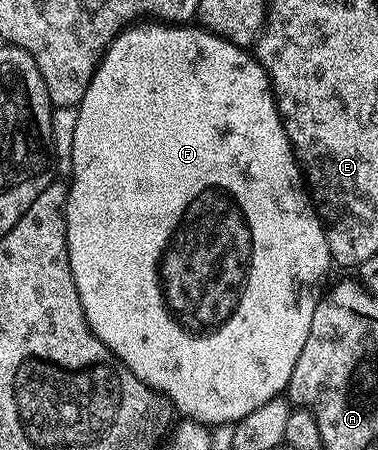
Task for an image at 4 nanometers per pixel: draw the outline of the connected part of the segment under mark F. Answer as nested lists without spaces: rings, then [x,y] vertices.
[[[134,23],[134,24],[131,24],[131,25],[130,25],[130,26],[129,26],[129,27],[127,27],[127,28],[125,28],[125,29],[123,29],[123,30],[122,30],[122,32],[120,32],[120,33],[118,33],[118,34],[117,34],[117,35],[116,35],[116,37],[115,37],[115,39],[114,39],[114,41],[113,41],[113,43],[111,43],[111,44],[110,44],[110,46],[108,46],[108,48],[106,48],[106,54],[105,54],[105,55],[103,55],[103,57],[102,57],[102,61],[101,61],[101,62],[100,62],[100,63],[99,63],[99,64],[98,64],[98,66],[96,66],[96,68],[95,68],[95,69],[94,69],[94,74],[93,74],[93,75],[92,75],[92,79],[91,79],[91,80],[90,80],[90,82],[89,82],[89,83],[88,83],[88,87],[87,87],[87,88],[86,88],[86,90],[85,90],[85,91],[84,91],[84,99],[83,99],[83,100],[82,100],[82,102],[80,102],[80,103],[79,103],[79,104],[78,104],[78,105],[77,105],[77,106],[76,106],[76,108],[77,108],[77,110],[78,110],[78,118],[77,118],[77,119],[76,119],[76,136],[74,136],[74,137],[73,137],[73,139],[72,139],[72,167],[71,167],[71,168],[70,168],[70,172],[69,172],[69,177],[68,177],[68,192],[67,192],[67,195],[66,195],[66,238],[67,238],[67,239],[68,239],[68,255],[69,255],[69,256],[70,256],[70,266],[71,266],[71,267],[72,267],[72,275],[73,275],[73,276],[74,276],[74,282],[75,282],[75,283],[76,283],[76,291],[77,291],[77,292],[78,292],[78,294],[79,294],[79,295],[80,295],[80,303],[81,303],[81,304],[82,304],[82,307],[83,307],[83,309],[84,309],[84,315],[85,315],[85,316],[86,316],[86,322],[87,322],[87,323],[88,323],[88,327],[92,327],[92,331],[93,331],[93,332],[94,332],[94,334],[96,334],[96,335],[97,335],[97,336],[98,336],[98,337],[99,337],[99,339],[101,339],[101,341],[103,341],[103,342],[104,342],[104,343],[105,343],[105,345],[106,345],[106,346],[108,346],[108,348],[109,348],[109,349],[110,349],[110,352],[111,352],[111,353],[113,353],[113,354],[114,354],[114,356],[115,356],[115,358],[117,358],[117,360],[120,360],[120,361],[122,361],[122,362],[123,362],[123,363],[124,363],[124,367],[128,367],[128,371],[132,371],[132,375],[136,375],[136,379],[140,379],[140,380],[141,380],[141,381],[142,381],[142,382],[143,382],[143,383],[144,383],[144,384],[145,384],[145,385],[147,385],[147,386],[148,386],[148,387],[152,387],[152,388],[153,388],[153,389],[157,389],[157,390],[158,390],[158,392],[160,392],[160,393],[163,393],[163,395],[164,395],[164,396],[165,396],[165,397],[167,397],[167,398],[168,398],[168,400],[170,400],[170,402],[172,402],[172,403],[173,403],[173,405],[174,405],[174,407],[175,407],[175,410],[177,410],[177,412],[178,412],[178,413],[179,413],[179,414],[181,414],[181,416],[182,416],[182,417],[183,417],[183,418],[186,418],[186,419],[189,419],[189,420],[191,420],[191,421],[199,421],[199,423],[201,423],[201,425],[204,425],[204,426],[207,426],[207,427],[215,427],[215,426],[218,426],[218,425],[224,425],[224,424],[228,424],[228,423],[230,423],[230,422],[236,422],[236,421],[239,421],[239,420],[240,420],[240,419],[244,419],[244,415],[252,415],[252,411],[256,411],[256,407],[264,407],[264,403],[268,403],[268,399],[272,399],[272,398],[273,398],[273,397],[280,397],[280,396],[283,396],[283,394],[285,394],[285,392],[286,392],[286,384],[288,384],[288,383],[289,383],[289,381],[290,381],[290,380],[291,380],[291,379],[292,379],[292,367],[296,367],[296,359],[300,359],[300,351],[304,351],[304,343],[305,343],[305,341],[307,341],[307,340],[308,340],[308,330],[309,330],[309,329],[310,329],[310,328],[311,328],[311,327],[312,327],[312,315],[316,315],[316,307],[317,307],[317,306],[318,306],[318,298],[319,298],[319,297],[321,297],[321,296],[322,296],[322,294],[323,294],[323,292],[324,292],[324,284],[323,284],[323,285],[322,285],[322,280],[324,280],[324,279],[325,279],[325,277],[326,277],[326,272],[328,272],[328,271],[329,271],[329,269],[332,269],[332,262],[331,262],[331,259],[330,259],[330,248],[329,248],[329,247],[328,247],[328,239],[327,239],[327,238],[326,238],[326,227],[325,227],[325,224],[324,224],[324,222],[323,222],[323,220],[322,220],[322,218],[321,218],[321,217],[319,217],[319,216],[318,216],[318,211],[317,211],[317,208],[316,208],[316,205],[315,205],[315,202],[314,202],[314,201],[313,201],[313,200],[312,200],[312,197],[311,197],[311,194],[310,194],[310,193],[309,193],[309,192],[308,192],[308,185],[307,185],[307,182],[306,182],[306,181],[305,181],[305,180],[304,180],[304,174],[303,174],[303,171],[302,171],[302,167],[301,167],[301,165],[299,165],[299,163],[298,163],[298,158],[297,158],[297,157],[295,157],[295,155],[294,155],[294,147],[293,147],[293,145],[291,145],[291,143],[290,143],[290,140],[289,140],[289,139],[288,139],[288,135],[287,135],[287,134],[286,134],[286,132],[285,132],[285,131],[284,131],[284,123],[283,123],[283,122],[282,122],[282,117],[281,117],[281,116],[280,116],[280,114],[278,114],[278,105],[277,105],[277,103],[275,103],[275,101],[274,101],[274,89],[273,89],[273,87],[272,87],[272,86],[270,86],[270,76],[268,76],[268,75],[267,75],[267,74],[266,74],[266,72],[265,72],[265,71],[264,71],[264,67],[263,67],[263,66],[262,66],[262,65],[261,65],[261,63],[260,63],[260,62],[258,62],[258,59],[257,59],[257,56],[255,56],[255,54],[254,54],[254,53],[253,53],[253,52],[250,52],[250,51],[247,51],[247,50],[246,50],[246,49],[245,49],[245,48],[243,48],[243,46],[241,46],[241,45],[233,45],[233,44],[232,44],[232,43],[228,43],[228,39],[224,39],[224,38],[223,38],[223,37],[221,37],[221,36],[220,36],[220,35],[216,35],[216,34],[215,34],[215,33],[211,33],[211,32],[210,32],[210,30],[209,30],[209,29],[207,29],[207,28],[205,28],[205,27],[199,27],[199,26],[198,26],[198,25],[197,25],[197,24],[194,24],[194,23]]]

